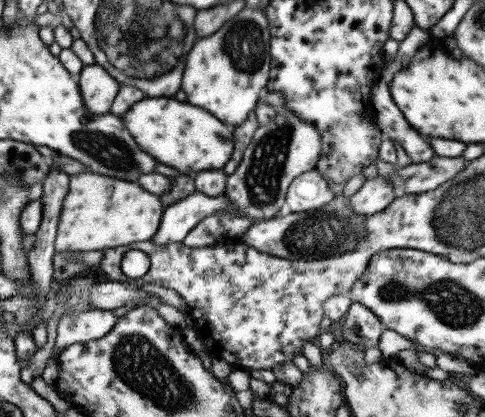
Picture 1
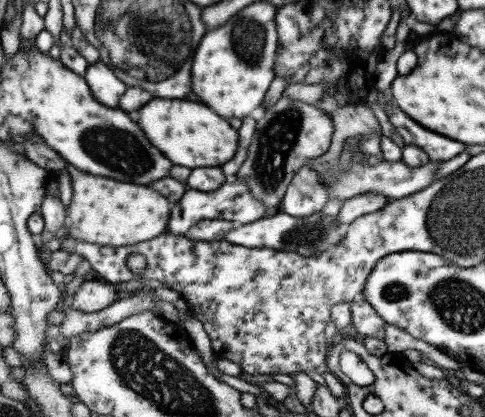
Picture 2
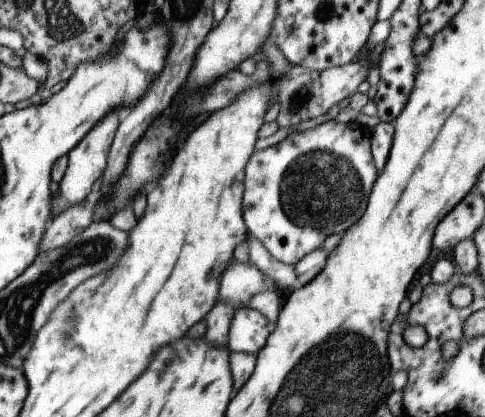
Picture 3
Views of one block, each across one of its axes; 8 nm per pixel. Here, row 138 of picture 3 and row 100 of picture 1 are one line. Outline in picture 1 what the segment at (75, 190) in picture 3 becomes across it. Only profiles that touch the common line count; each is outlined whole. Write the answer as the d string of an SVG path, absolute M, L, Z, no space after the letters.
M97 64L83 66L81 74L77 76L77 82L81 100L87 112L91 112L93 116L105 116L121 88L121 84L113 76L109 76L103 66Z

